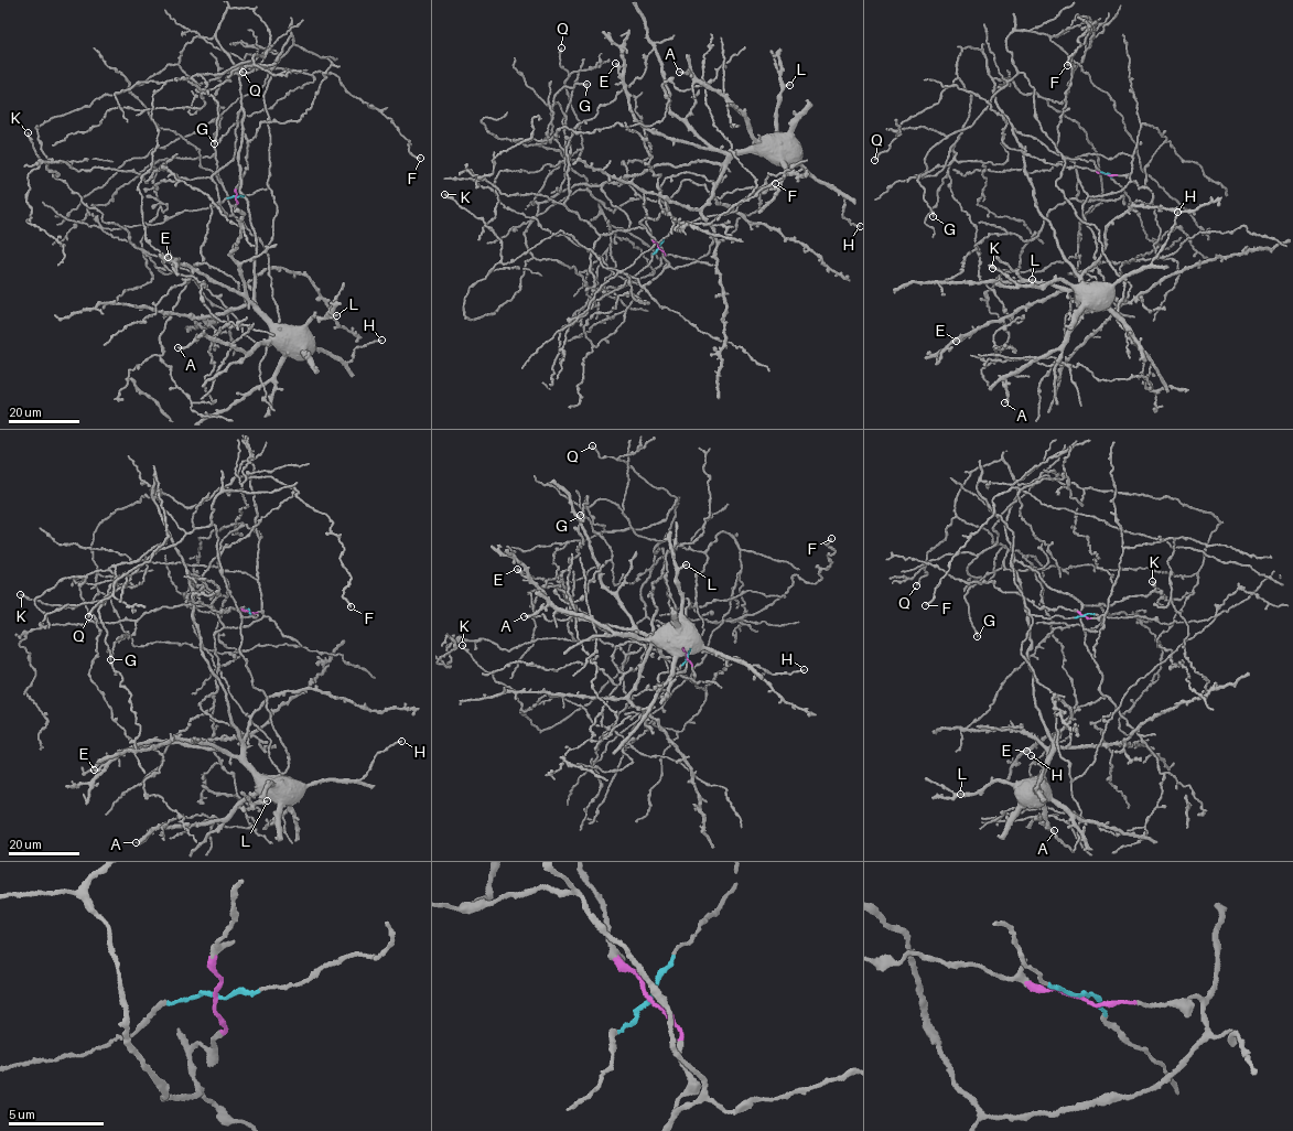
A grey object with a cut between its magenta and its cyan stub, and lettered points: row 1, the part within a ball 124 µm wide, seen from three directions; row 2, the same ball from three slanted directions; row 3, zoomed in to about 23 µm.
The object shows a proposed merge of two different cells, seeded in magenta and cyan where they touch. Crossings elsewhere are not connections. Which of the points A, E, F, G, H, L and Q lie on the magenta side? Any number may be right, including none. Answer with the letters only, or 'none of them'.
A, E, F, G, H, L, Q

